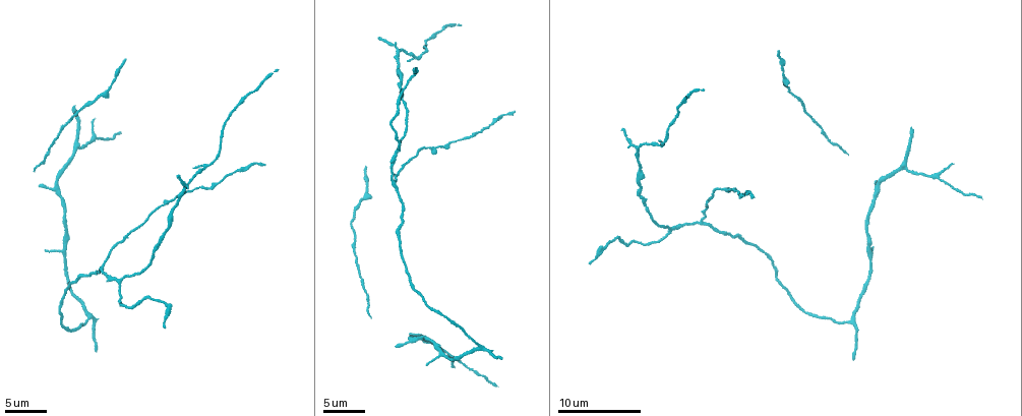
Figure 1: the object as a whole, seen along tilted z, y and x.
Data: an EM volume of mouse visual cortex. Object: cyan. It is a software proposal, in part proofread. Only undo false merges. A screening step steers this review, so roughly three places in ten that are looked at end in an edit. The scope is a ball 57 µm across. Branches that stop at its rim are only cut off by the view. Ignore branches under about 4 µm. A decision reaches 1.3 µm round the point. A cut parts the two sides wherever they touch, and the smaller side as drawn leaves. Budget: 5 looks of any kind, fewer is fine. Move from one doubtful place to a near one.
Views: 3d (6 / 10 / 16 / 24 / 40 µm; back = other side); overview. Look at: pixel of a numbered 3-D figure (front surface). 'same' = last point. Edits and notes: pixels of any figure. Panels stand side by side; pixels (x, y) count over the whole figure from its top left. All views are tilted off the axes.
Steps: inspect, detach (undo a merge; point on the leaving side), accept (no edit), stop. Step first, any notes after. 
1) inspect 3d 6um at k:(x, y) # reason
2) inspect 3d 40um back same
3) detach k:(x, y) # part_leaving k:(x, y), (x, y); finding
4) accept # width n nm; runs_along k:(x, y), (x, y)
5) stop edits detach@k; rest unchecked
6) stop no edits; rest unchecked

inspect 3d 6um at 1:(119, 281) # thin arm on a thick one

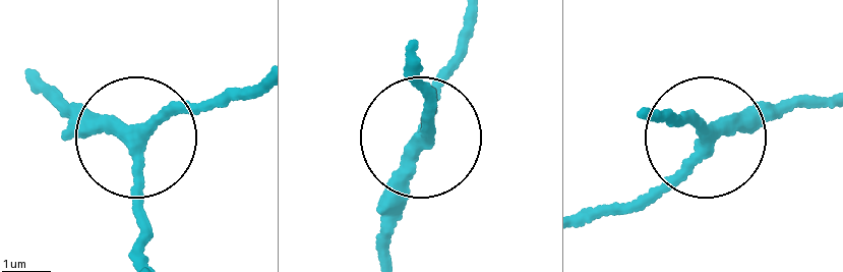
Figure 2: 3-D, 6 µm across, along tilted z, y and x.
inspect 3d 6um back at 2:(425, 139) # from behind

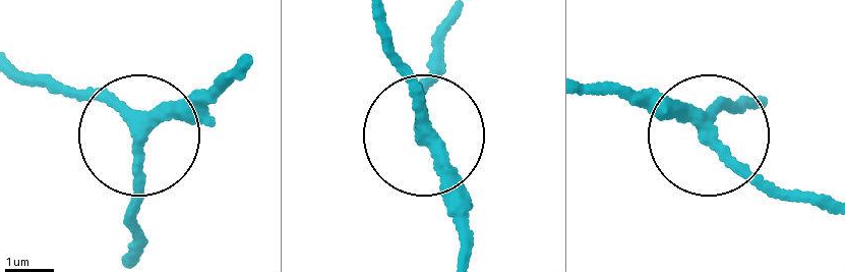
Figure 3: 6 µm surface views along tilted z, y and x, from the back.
accept # side_arm 16 um; runs_along 3:(241, 68), (144, 132), (128, 227); all the same neuron

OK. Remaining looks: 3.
inspect 3d 10um at 1:(703, 220) # branch point

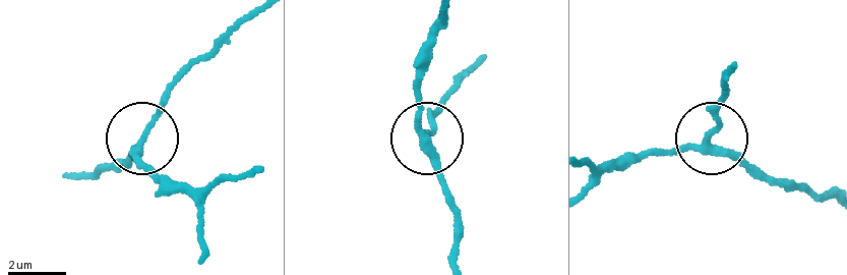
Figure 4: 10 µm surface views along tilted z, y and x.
accept # arms 3; all the same neuron

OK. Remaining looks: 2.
inspect 3d 10um at 1:(733, 235) # thin neck

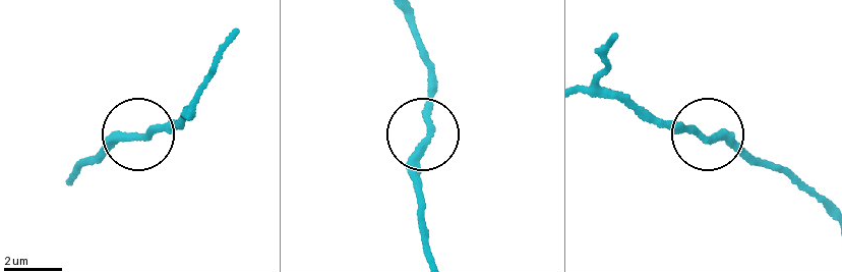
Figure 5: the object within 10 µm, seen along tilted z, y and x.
accept # runs_along 5:(432, 255), (416, 178), (432, 91), (419, 41); all the same neuron

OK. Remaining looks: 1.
stop no edits; rest unchecked

